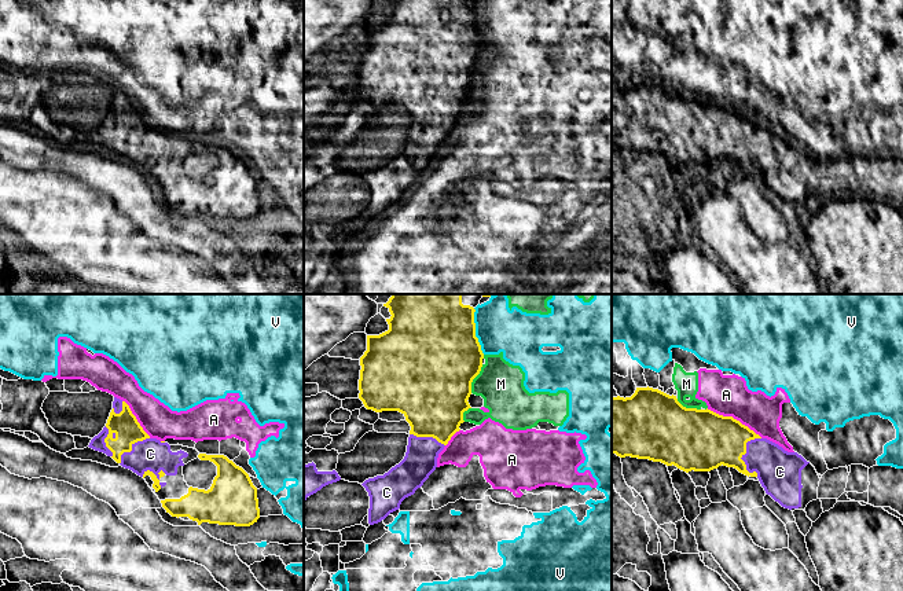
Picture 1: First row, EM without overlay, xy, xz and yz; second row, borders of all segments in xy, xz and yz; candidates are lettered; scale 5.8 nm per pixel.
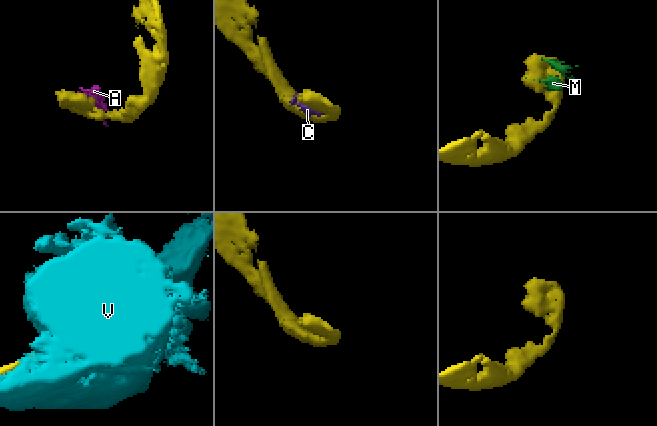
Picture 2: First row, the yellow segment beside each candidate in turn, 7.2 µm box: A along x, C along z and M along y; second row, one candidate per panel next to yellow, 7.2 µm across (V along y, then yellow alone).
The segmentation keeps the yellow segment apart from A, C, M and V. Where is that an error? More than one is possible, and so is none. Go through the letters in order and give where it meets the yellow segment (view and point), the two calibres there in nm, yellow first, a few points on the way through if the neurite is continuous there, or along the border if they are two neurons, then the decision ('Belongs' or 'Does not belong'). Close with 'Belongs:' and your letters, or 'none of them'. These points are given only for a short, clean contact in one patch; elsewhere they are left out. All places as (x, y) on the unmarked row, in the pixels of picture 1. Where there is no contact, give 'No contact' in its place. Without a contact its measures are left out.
A: Touches yellow at yz (733, 110). Thickness 360 nm (yellow) against 240 nm. Does not belong
C: Touches yellow at yz (741, 149). Thickness 360 nm (yellow) against 260 nm. Belongs
M: Touches yellow at xz (474, 69). Thickness 500 nm (yellow) against 260 nm. Does not belong
V: Touches yellow at xz (474, 24). Thickness 500 nm (yellow) against 280 nm. Does not belong
Belongs: C

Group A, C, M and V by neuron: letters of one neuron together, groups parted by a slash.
A M V / C

